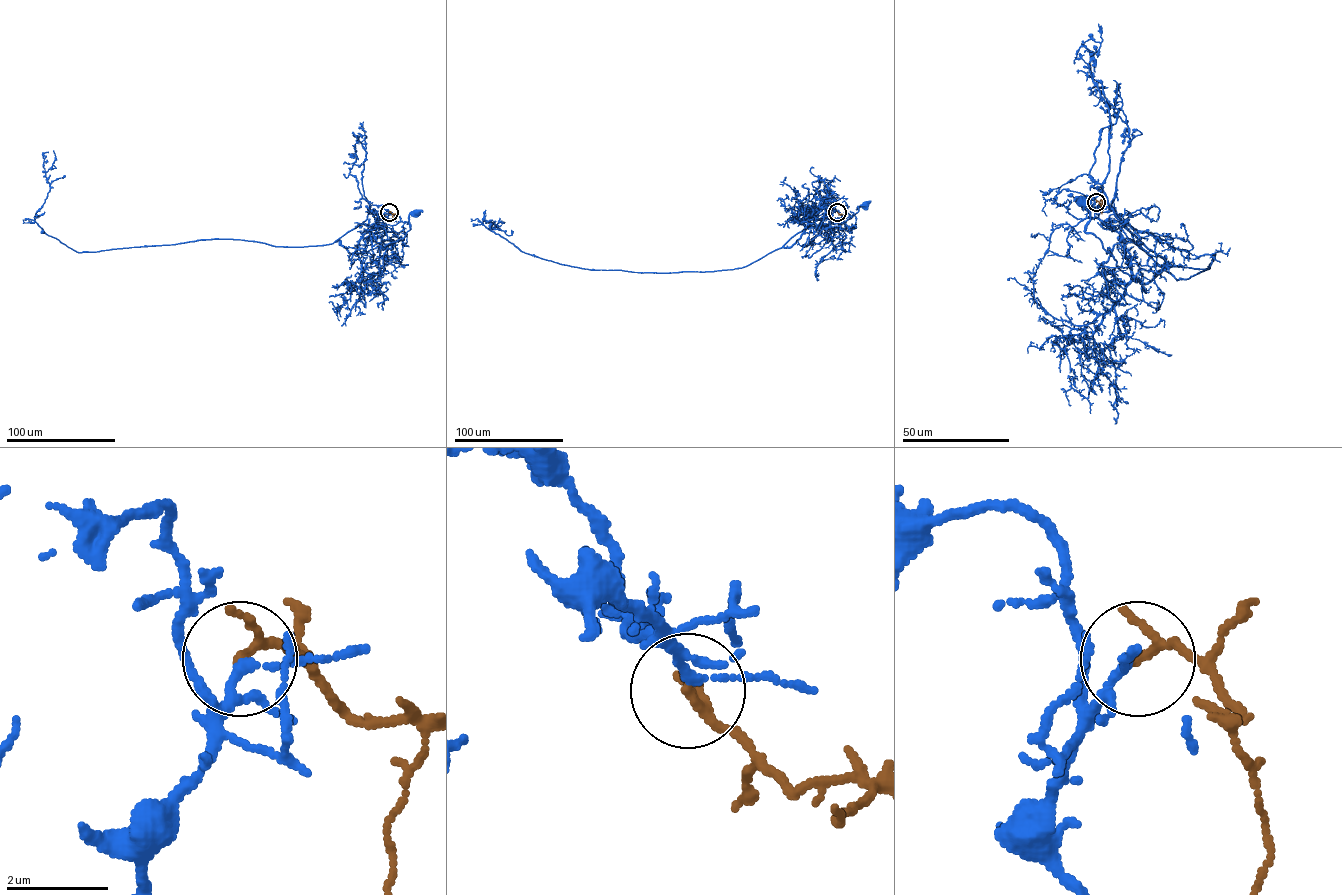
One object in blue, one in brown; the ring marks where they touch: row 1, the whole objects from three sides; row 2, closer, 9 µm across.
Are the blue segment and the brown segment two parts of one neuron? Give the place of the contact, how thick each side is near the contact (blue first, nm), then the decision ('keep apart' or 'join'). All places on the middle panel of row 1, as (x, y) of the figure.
(837, 212) | 120/130 nm | join

